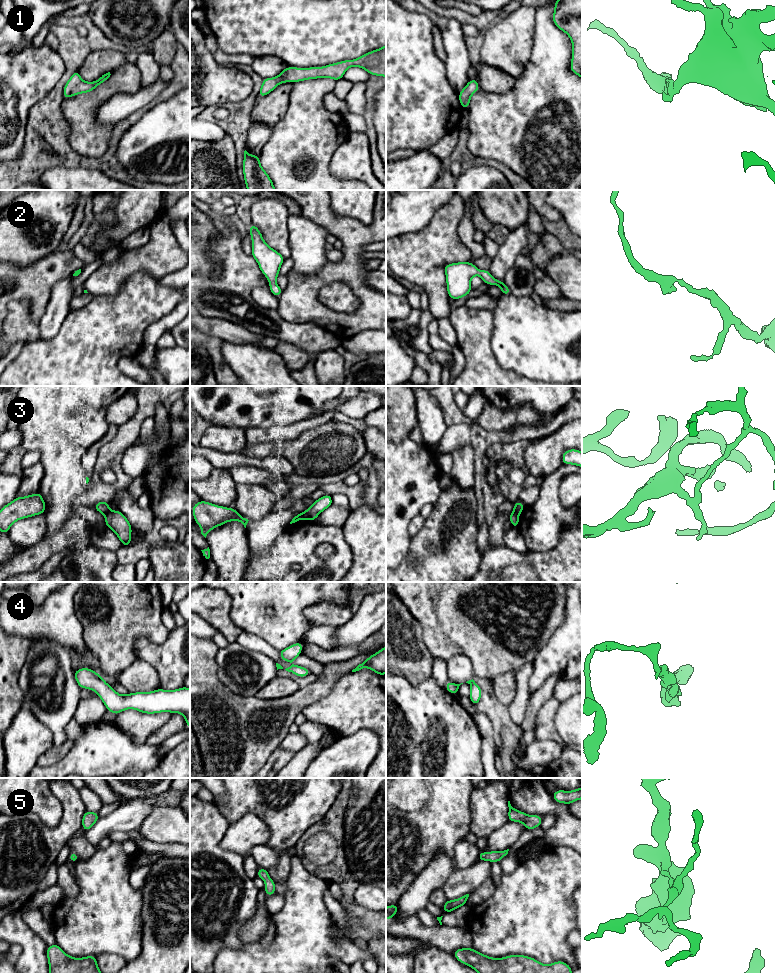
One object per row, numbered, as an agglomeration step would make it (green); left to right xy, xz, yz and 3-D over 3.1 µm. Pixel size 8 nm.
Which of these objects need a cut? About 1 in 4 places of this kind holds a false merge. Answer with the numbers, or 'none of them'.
3

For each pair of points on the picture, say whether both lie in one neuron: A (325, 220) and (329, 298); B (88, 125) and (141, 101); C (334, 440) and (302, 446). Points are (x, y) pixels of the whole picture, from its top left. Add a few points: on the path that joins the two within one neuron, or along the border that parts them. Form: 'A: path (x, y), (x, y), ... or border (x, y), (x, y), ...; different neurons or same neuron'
A: border (351, 288), (341, 282), (326, 284), (318, 300); different neurons
B: border (107, 100), (95, 114), (98, 123); different neurons
C: path (326, 446), (310, 446); same neuron

